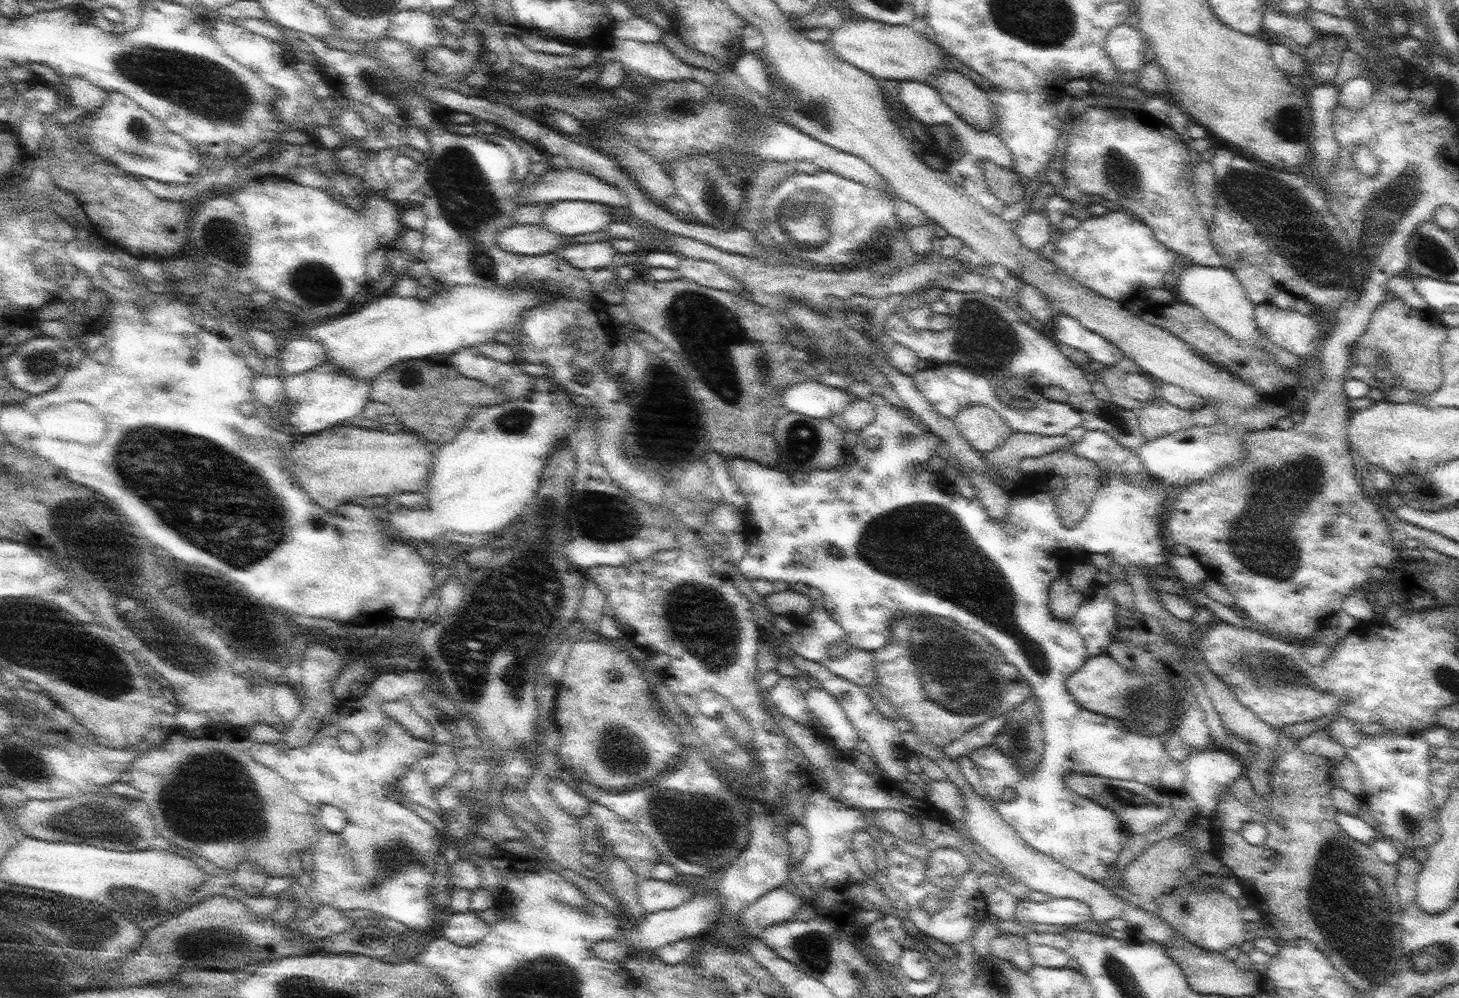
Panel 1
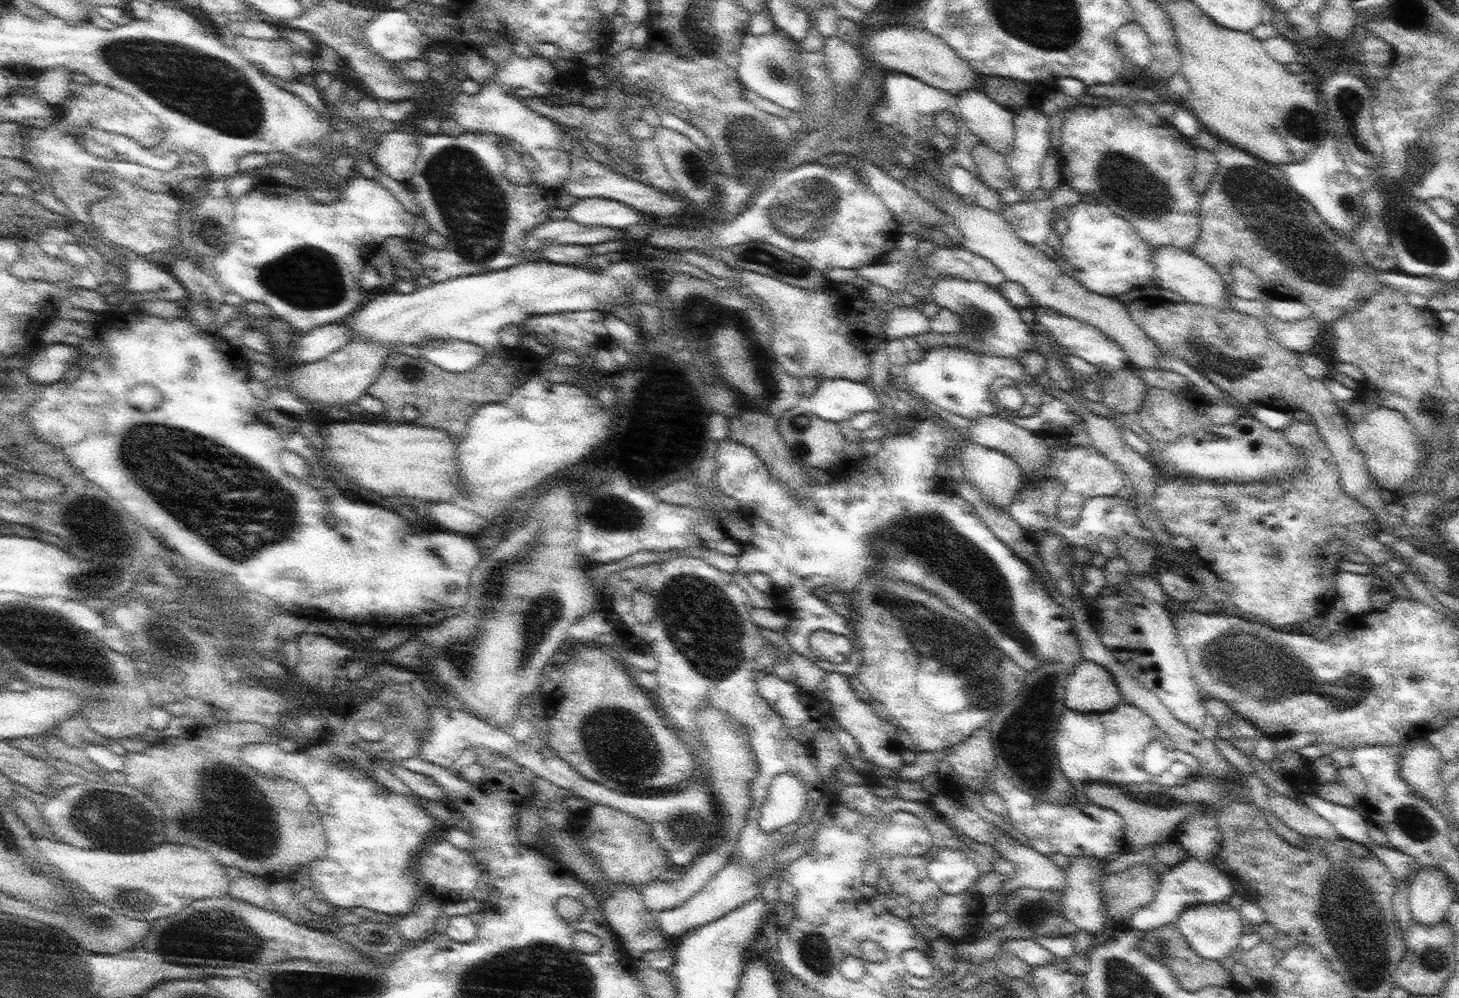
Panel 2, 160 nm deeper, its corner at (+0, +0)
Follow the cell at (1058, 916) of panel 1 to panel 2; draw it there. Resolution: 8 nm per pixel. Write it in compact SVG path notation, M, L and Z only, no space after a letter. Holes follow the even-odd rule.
M1078 855L1072 858L1070 864L1065 868L1067 887L1063 890L1061 914L1077 930L1086 930L1086 932L1096 935L1096 932L1101 933L1105 929L1107 908L1101 893L1101 881L1105 876L1103 870L1107 863L1107 859L1094 859Z

